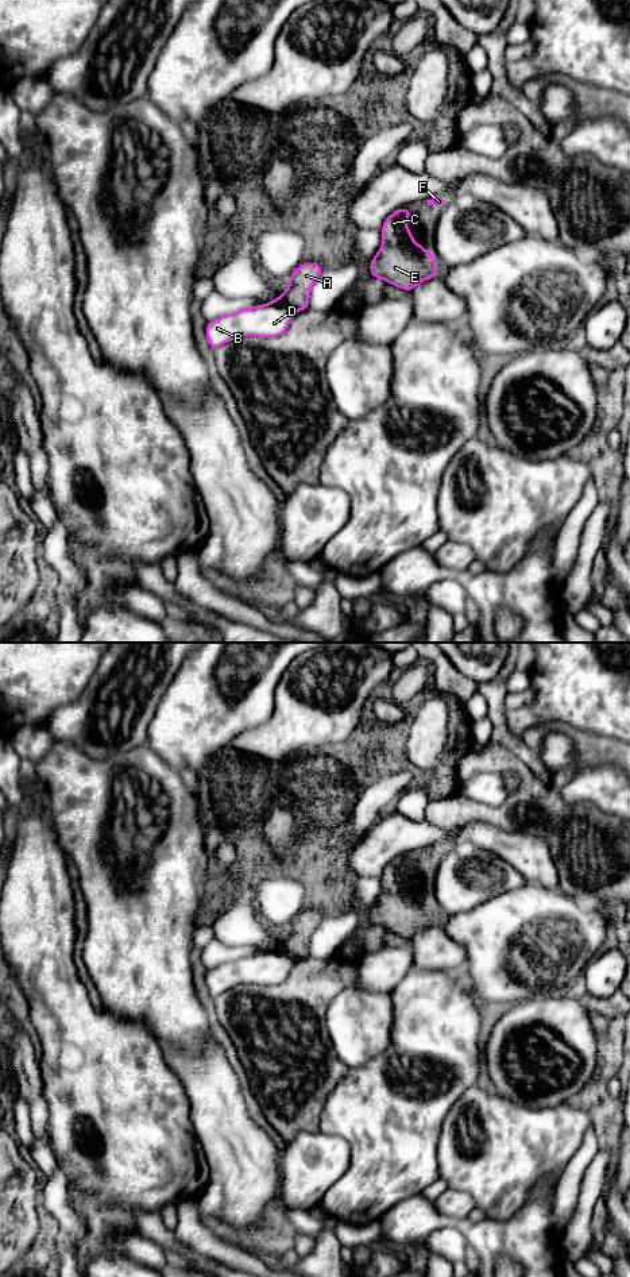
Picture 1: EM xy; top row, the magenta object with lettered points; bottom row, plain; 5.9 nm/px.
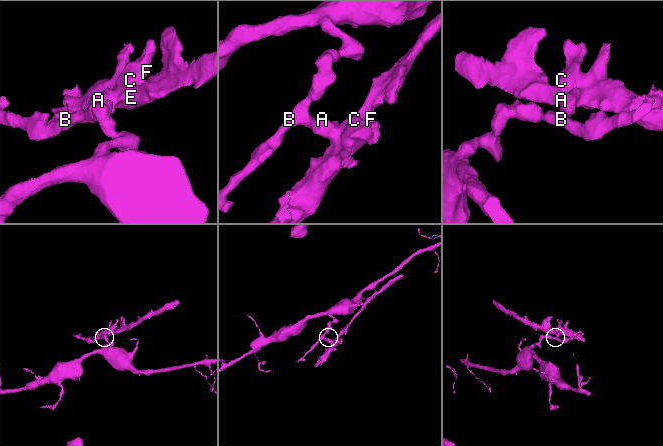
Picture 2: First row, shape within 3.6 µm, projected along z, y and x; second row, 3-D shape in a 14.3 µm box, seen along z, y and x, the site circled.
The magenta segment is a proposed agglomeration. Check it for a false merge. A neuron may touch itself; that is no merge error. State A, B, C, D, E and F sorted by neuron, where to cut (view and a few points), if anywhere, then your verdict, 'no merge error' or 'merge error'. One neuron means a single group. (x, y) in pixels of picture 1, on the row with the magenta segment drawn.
A C E F / B D | xy (277, 299), (294, 311) | merge error

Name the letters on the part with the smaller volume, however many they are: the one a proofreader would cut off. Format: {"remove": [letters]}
{"remove": ["A", "C", "E", "F"]}

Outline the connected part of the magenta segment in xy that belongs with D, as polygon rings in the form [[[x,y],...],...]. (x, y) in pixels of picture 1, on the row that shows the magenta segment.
[[[275,300],[208,321],[205,335],[213,351],[240,336],[278,337],[293,316],[293,309]]]

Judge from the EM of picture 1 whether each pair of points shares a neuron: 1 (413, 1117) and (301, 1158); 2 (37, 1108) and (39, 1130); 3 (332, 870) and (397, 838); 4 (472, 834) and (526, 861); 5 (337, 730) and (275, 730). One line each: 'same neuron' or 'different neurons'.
1: different neurons
2: same neuron
3: different neurons
4: same neuron
5: same neuron

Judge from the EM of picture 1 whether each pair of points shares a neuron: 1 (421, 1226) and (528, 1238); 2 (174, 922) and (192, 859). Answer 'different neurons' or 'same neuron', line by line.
1: same neuron
2: same neuron

